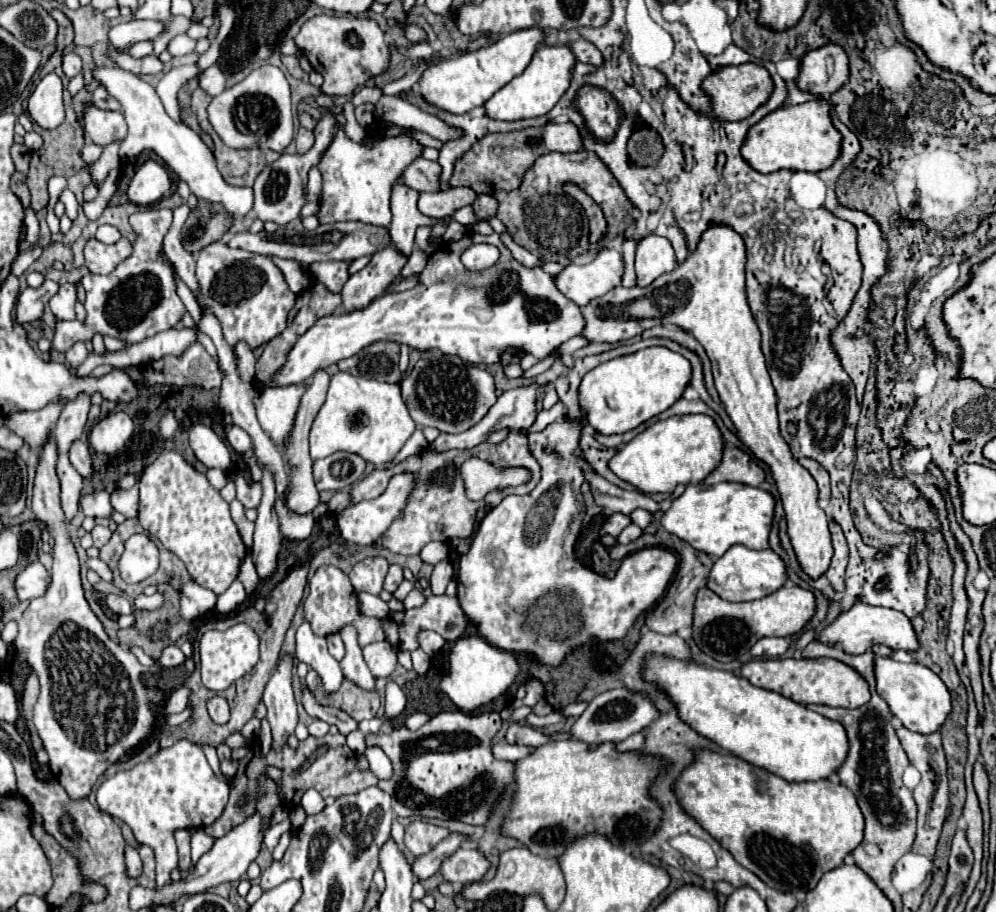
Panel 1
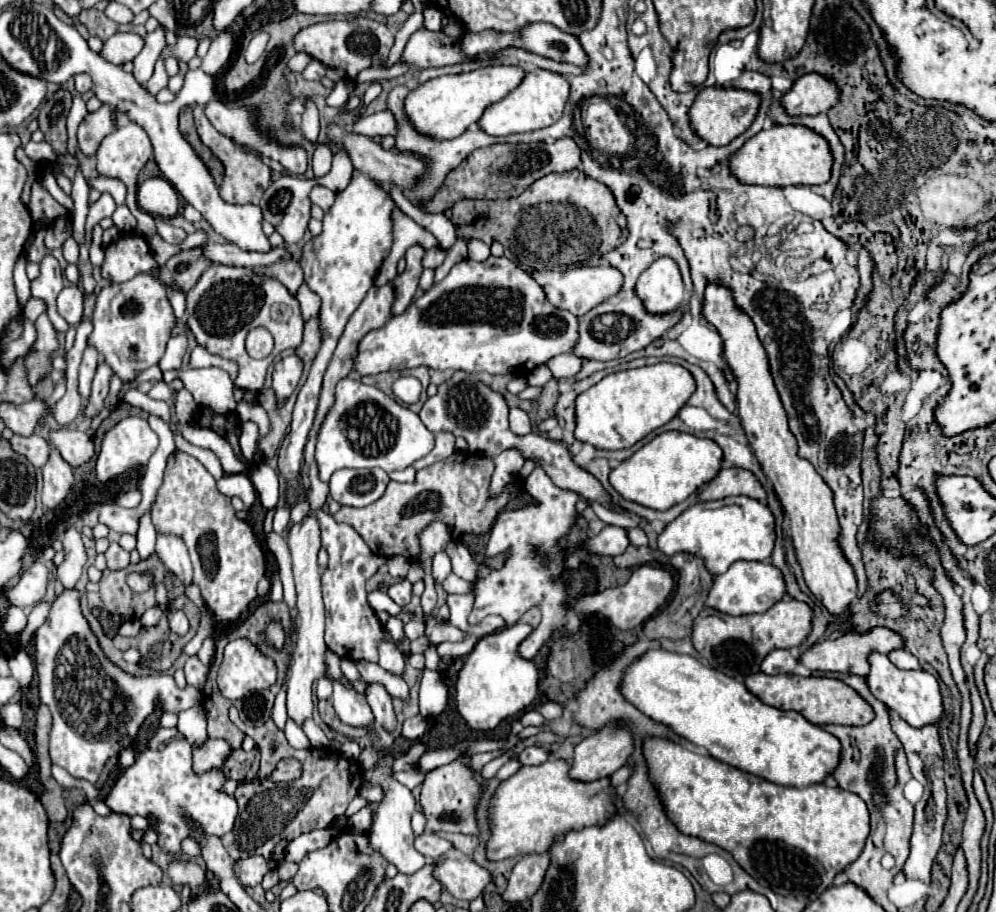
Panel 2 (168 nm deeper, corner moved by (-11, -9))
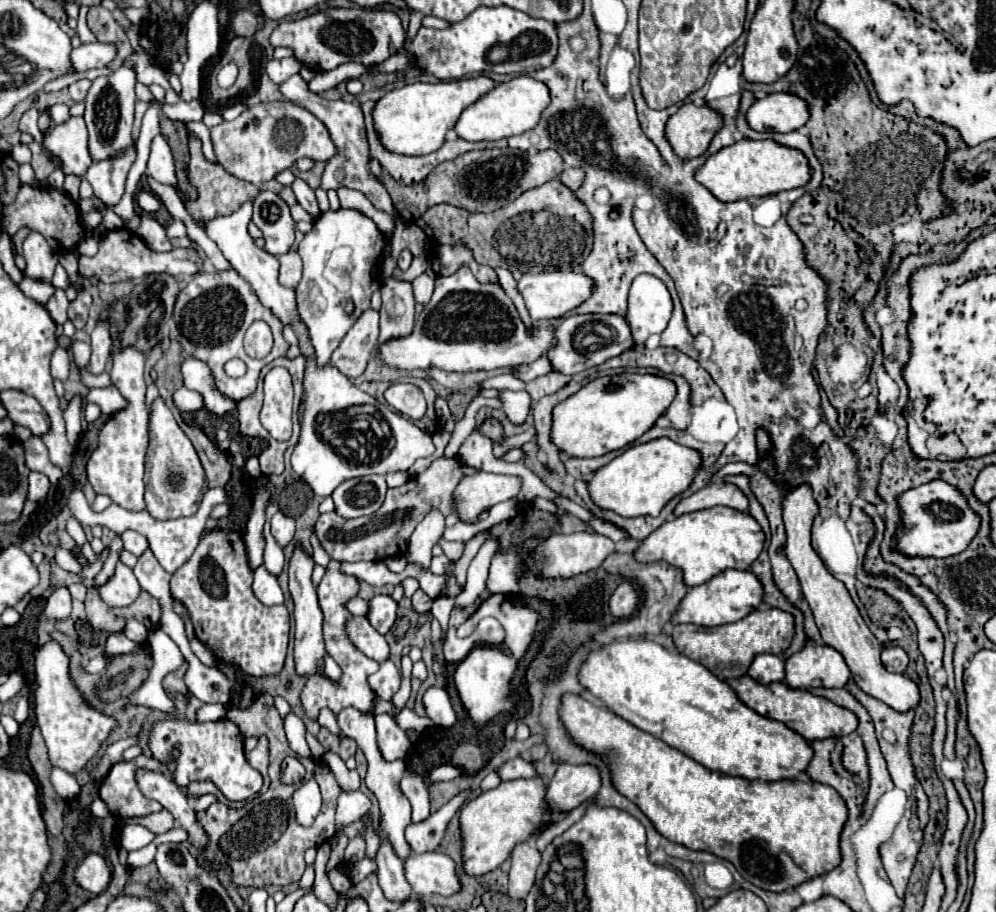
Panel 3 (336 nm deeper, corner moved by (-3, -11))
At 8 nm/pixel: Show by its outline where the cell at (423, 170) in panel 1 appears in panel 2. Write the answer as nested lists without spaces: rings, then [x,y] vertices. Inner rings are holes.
[[[337,122],[327,126],[327,136],[329,136],[329,142],[335,144],[335,148],[343,148],[351,156],[351,164],[355,166],[355,170],[363,172],[367,178],[371,178],[375,182],[381,182],[381,186],[385,186],[385,188],[387,188],[387,184],[397,184],[399,188],[411,188],[413,182],[425,174],[425,164],[421,160],[417,160],[413,156],[405,156],[405,154],[387,152],[371,138],[351,132],[351,130],[339,126]]]

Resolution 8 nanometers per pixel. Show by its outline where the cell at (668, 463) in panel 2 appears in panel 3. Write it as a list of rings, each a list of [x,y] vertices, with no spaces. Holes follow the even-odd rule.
[[[657,438],[635,444],[599,468],[589,480],[589,494],[599,508],[613,510],[621,516],[659,516],[661,508],[677,494],[685,492],[701,468],[701,454],[669,438]]]

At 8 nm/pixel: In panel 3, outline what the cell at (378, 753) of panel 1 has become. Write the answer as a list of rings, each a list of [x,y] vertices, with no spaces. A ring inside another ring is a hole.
[[[361,790],[343,792],[339,796],[337,806],[337,828],[345,828],[347,824],[361,820],[369,812],[369,798]]]

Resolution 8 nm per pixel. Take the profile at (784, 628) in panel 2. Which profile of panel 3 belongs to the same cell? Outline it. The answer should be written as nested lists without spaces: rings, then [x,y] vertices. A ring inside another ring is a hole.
[[[759,608],[737,622],[715,626],[715,628],[689,630],[689,626],[677,624],[673,628],[673,642],[681,654],[703,664],[719,680],[731,680],[731,678],[745,676],[757,654],[769,652],[781,656],[789,648],[793,634],[795,634],[793,614],[779,608]]]

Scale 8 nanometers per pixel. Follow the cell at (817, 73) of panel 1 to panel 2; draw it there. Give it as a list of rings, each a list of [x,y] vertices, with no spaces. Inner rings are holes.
[[[819,74],[797,78],[791,90],[781,96],[781,106],[789,116],[815,116],[819,112],[827,112],[837,102],[837,86]]]

